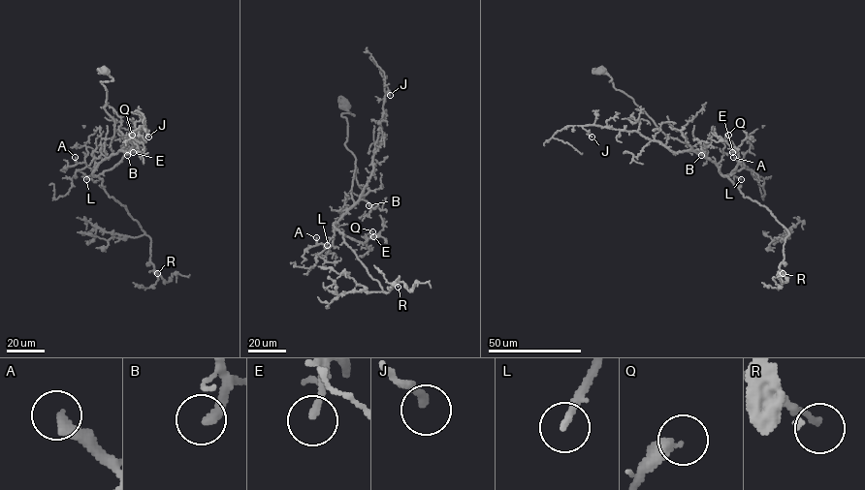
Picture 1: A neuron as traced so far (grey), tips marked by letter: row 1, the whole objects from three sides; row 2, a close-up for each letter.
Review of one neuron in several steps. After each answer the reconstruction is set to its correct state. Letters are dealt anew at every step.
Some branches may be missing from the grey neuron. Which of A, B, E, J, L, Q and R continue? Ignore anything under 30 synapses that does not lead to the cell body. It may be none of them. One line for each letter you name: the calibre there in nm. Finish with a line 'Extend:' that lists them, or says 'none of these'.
E: 160 nm thick
L: 240 nm thick
Q: 360 nm thick
Extend: E, L, Q

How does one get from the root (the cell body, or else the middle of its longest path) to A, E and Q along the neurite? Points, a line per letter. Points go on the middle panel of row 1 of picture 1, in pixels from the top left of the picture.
A: (346, 105), (354, 114), (341, 114), (344, 145), (356, 158), (354, 204), (333, 224), (331, 246), (316, 237)
E: (346, 105), (354, 114), (341, 114), (344, 145), (356, 158), (354, 204), (333, 226), (359, 242), (373, 236)
Q: (346, 105), (354, 114), (341, 114), (344, 145), (356, 158), (354, 204), (333, 226), (359, 242), (372, 231)

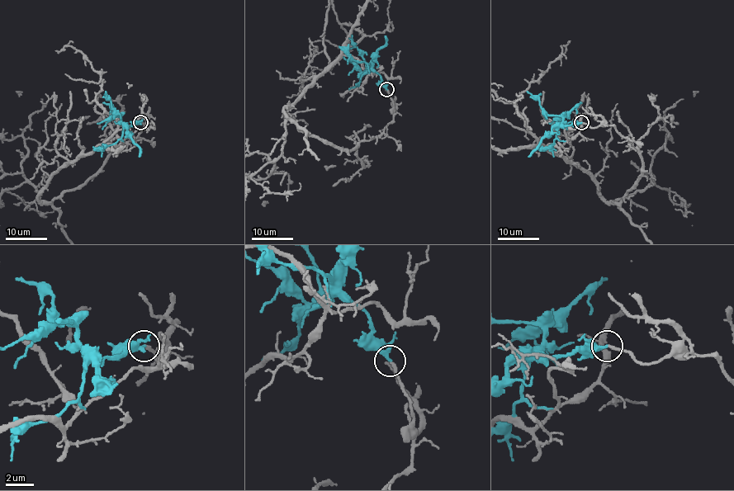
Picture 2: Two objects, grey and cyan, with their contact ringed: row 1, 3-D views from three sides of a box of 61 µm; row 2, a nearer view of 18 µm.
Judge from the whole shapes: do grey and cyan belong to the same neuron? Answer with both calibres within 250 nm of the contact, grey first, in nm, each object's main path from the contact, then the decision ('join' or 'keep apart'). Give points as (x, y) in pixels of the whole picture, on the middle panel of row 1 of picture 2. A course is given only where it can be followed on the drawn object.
220/280 nm | grey via (386, 90), (392, 120), (352, 149), (283, 112), (329, 65) | cyan via (386, 89), (381, 77), (366, 68), (352, 35) | keep apart

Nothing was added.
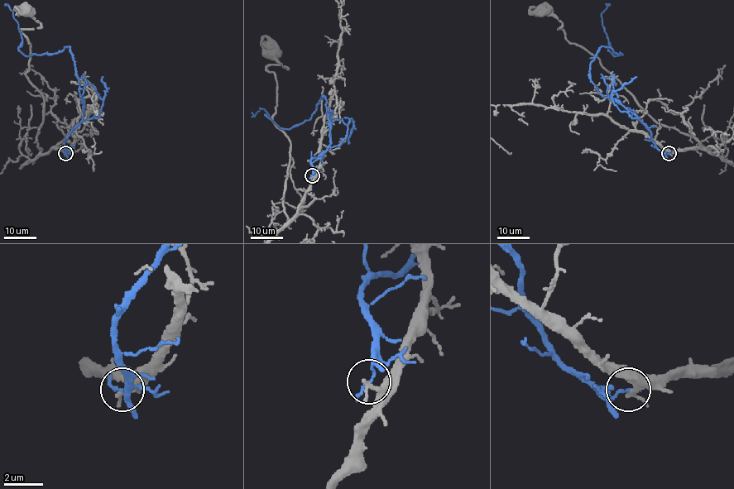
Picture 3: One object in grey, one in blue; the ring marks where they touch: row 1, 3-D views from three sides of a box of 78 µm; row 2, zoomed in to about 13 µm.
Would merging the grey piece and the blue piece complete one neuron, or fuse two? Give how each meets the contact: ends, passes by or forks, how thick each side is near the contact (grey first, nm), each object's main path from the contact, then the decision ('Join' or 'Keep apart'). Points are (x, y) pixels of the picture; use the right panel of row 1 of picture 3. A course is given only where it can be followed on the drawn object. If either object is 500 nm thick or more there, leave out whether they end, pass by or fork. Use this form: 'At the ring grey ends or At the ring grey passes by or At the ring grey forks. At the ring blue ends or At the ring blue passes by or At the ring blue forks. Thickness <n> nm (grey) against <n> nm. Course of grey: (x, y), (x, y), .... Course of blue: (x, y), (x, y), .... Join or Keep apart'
At the ring grey ends. At the ring blue passes by. Thickness 300 nm (grey) against 110 nm. Course of grey: (669, 153), (717, 151), (658, 123), (597, 57), (569, 42), (558, 28), (562, 22), (544, 10). Course of blue: (669, 153), (591, 79), (590, 62), (602, 45), (622, 55), (608, 48), (606, 5). Keep apart

